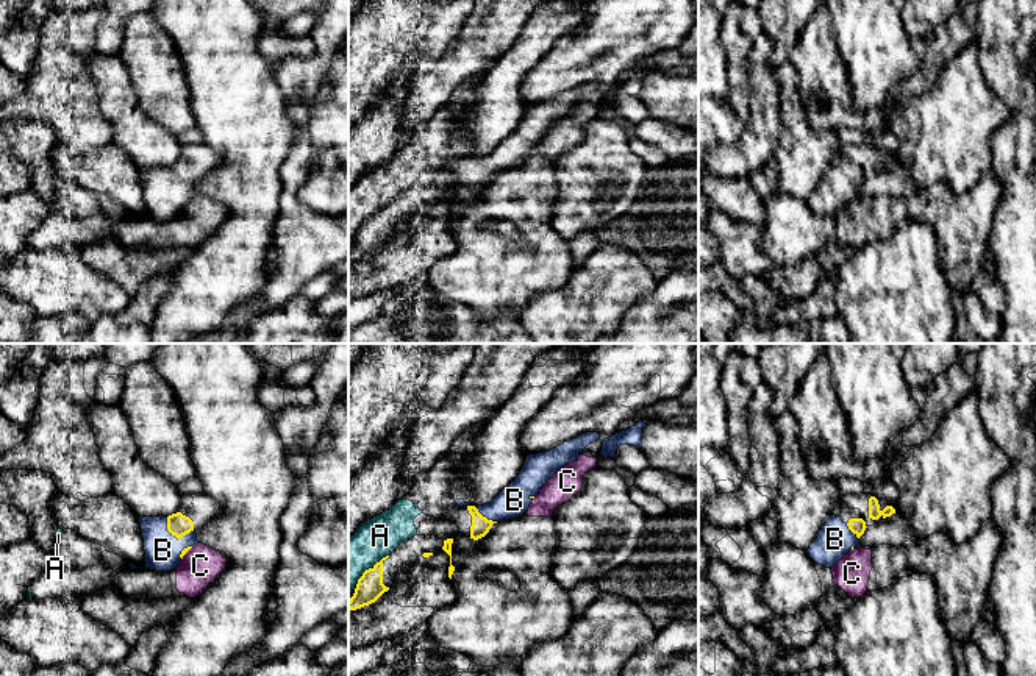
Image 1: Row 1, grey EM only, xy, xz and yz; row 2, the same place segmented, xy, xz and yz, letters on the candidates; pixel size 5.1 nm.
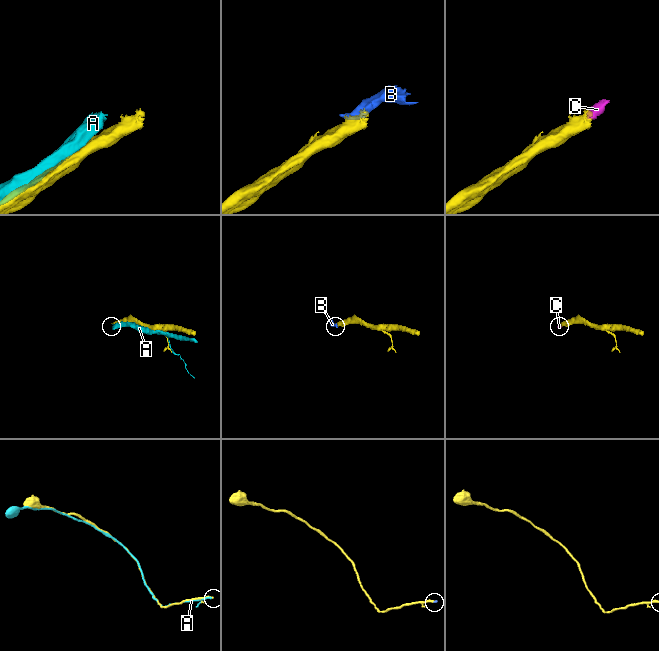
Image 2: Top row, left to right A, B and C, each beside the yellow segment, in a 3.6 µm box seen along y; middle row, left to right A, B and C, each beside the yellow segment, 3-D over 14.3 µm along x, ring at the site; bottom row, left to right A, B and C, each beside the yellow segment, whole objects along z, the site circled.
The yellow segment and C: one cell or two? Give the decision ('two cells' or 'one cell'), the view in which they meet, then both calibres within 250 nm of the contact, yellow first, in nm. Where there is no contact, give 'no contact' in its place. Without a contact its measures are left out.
two cells; meets yellow in xy; 20 nm thick on the yellow side, 200 nm on the other

